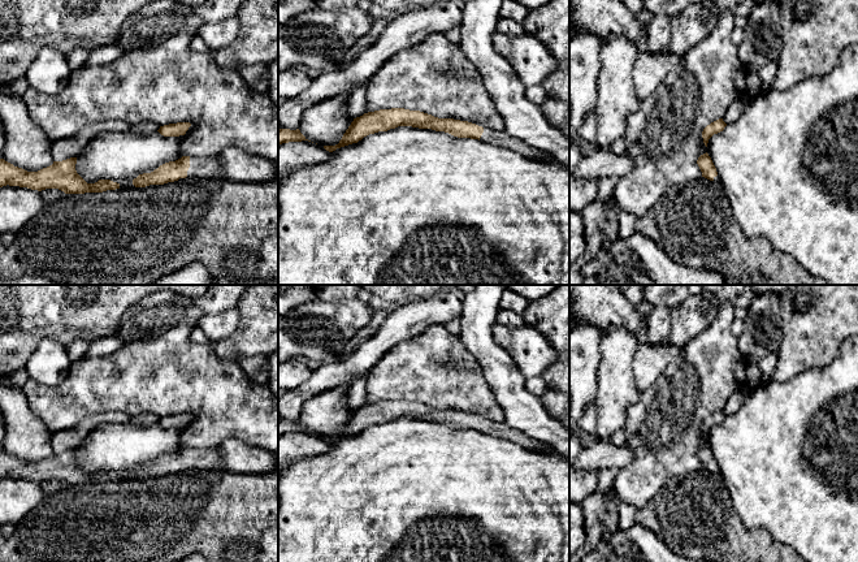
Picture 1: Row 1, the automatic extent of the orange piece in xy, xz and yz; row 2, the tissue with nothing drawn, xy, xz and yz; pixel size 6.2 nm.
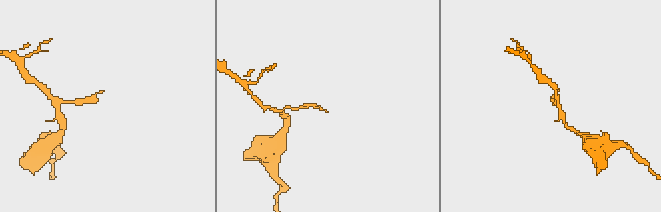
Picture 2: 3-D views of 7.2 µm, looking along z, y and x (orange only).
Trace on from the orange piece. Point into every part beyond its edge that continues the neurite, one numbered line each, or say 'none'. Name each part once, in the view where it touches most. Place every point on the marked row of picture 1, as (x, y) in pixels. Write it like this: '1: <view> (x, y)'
1: xy (199, 168)

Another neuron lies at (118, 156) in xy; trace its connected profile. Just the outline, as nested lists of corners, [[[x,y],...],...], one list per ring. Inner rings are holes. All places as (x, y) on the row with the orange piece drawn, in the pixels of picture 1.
[[[159,131],[151,134],[101,133],[88,140],[77,156],[75,170],[87,182],[95,183],[99,180],[110,180],[120,185],[120,189],[135,187],[133,180],[139,174],[151,173],[160,165],[176,161],[182,155],[182,140],[185,135],[164,137]]]

